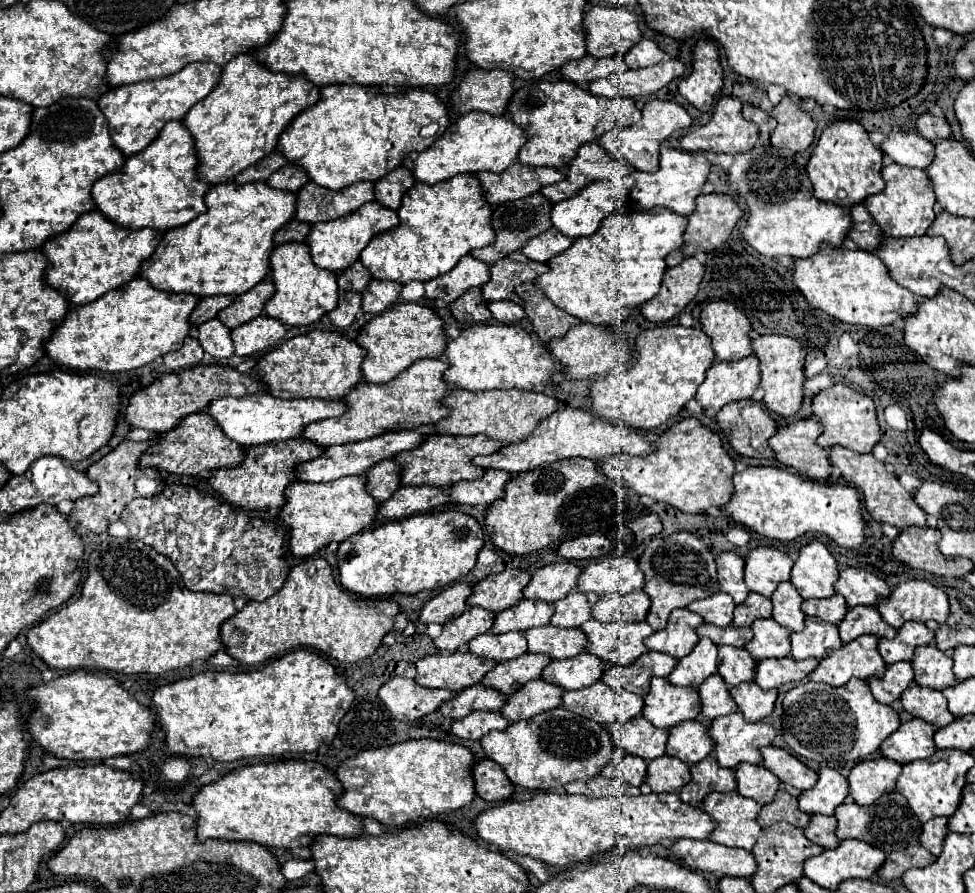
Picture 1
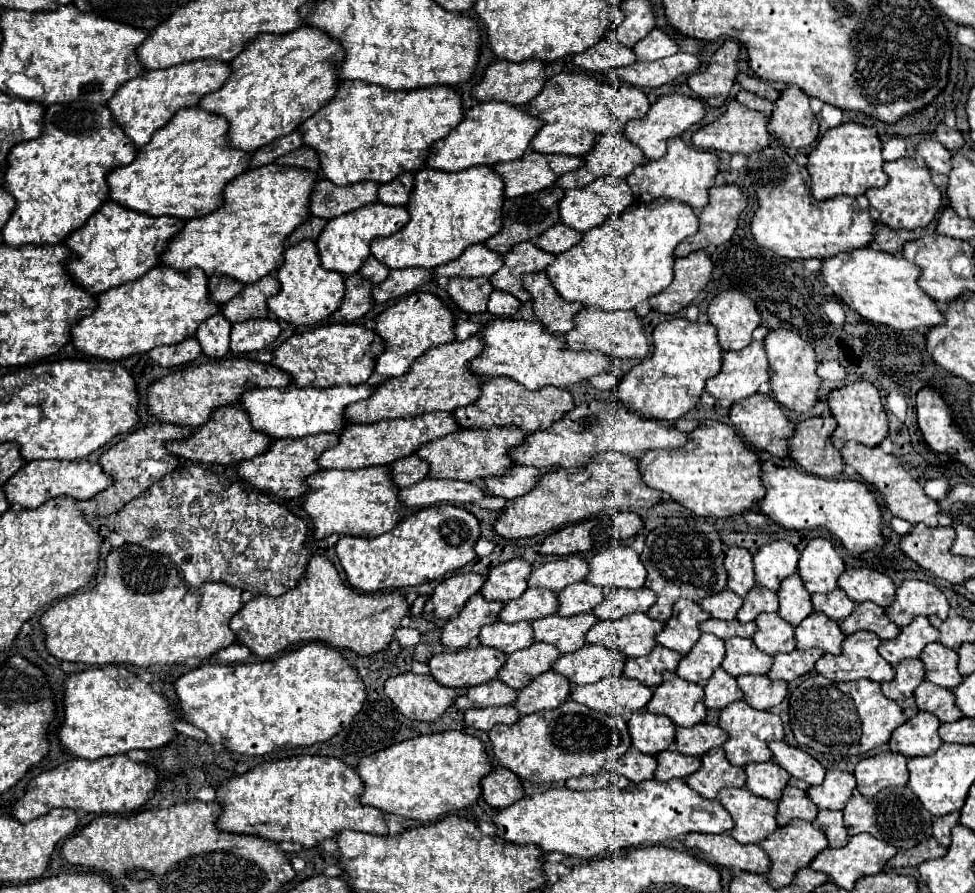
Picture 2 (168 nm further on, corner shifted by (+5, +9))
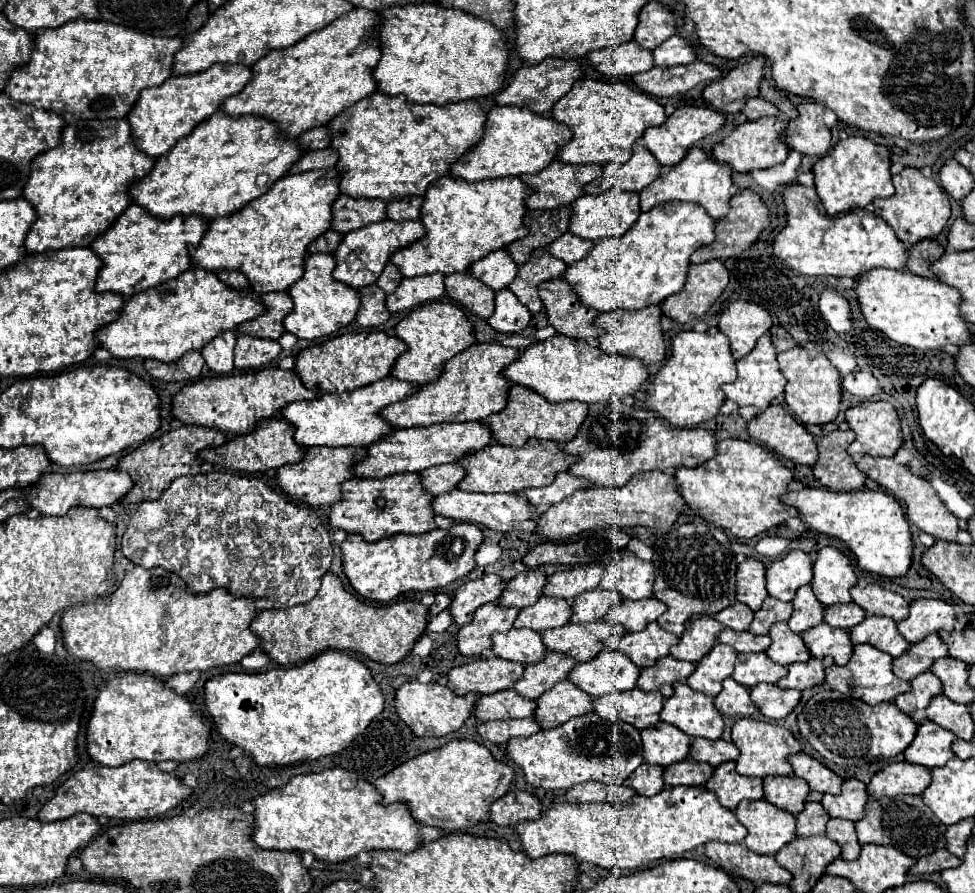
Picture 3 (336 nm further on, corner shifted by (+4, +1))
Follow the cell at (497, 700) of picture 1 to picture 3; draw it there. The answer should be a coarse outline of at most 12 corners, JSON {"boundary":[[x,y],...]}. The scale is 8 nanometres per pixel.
{"boundary":[[514,689],[482,695],[484,721],[532,717],[536,701]]}

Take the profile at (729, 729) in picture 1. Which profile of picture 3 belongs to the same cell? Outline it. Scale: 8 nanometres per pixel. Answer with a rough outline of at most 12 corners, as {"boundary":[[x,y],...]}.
{"boundary":[[738,719],[736,771],[792,775],[804,745],[784,727]]}

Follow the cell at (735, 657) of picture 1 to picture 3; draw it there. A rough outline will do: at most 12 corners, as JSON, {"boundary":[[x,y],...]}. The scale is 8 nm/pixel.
{"boundary":[[740,653],[732,677],[750,689],[788,669],[766,653]]}

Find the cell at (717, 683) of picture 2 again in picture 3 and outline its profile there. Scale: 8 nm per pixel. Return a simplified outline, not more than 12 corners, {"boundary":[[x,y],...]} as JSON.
{"boundary":[[732,677],[714,697],[728,717],[752,717],[750,691]]}

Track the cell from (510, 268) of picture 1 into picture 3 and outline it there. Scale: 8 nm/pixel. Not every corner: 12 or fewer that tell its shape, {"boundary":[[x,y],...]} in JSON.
{"boundary":[[536,249],[509,285],[530,313],[542,311],[538,285],[562,277],[566,263]]}

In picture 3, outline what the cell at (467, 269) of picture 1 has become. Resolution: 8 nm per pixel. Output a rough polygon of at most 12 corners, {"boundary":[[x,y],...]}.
{"boundary":[[500,249],[476,261],[468,271],[490,289],[514,281],[518,265]]}

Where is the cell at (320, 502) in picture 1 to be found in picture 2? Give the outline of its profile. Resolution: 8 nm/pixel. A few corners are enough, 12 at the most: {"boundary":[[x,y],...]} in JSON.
{"boundary":[[389,467],[317,471],[313,537],[377,537],[401,519]]}

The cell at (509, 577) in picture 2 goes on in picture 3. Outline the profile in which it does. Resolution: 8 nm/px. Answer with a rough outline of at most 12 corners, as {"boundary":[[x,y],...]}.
{"boundary":[[528,569],[506,583],[502,607],[524,609],[542,597],[546,573]]}

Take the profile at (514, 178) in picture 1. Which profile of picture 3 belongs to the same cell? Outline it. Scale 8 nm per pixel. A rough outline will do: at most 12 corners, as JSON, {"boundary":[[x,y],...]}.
{"boundary":[[554,161],[522,175],[530,209],[570,207],[602,175],[600,165]]}

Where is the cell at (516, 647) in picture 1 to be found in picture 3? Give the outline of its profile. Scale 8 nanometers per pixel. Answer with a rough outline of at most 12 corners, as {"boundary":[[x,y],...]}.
{"boundary":[[532,629],[494,633],[494,655],[538,663],[548,649]]}

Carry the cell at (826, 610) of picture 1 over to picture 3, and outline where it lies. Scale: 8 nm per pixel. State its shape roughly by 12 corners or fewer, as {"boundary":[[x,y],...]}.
{"boundary":[[856,603],[830,605],[824,621],[852,629],[866,619]]}

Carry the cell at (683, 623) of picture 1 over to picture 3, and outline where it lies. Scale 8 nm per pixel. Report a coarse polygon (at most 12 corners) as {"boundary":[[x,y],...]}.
{"boundary":[[700,615],[688,623],[670,655],[698,663],[724,625]]}

